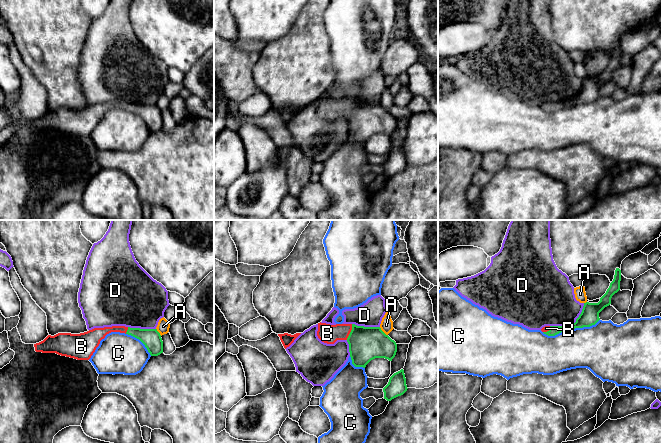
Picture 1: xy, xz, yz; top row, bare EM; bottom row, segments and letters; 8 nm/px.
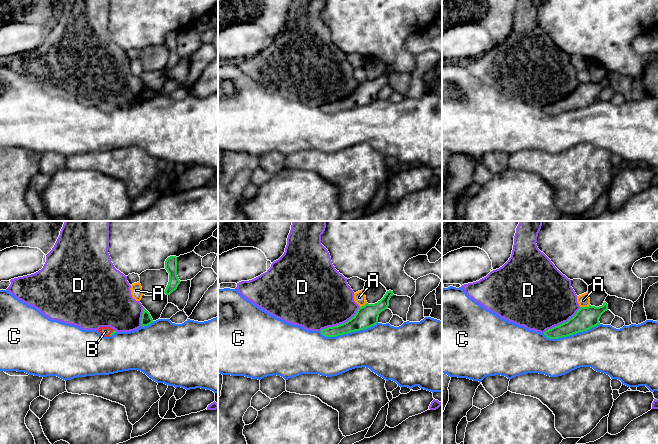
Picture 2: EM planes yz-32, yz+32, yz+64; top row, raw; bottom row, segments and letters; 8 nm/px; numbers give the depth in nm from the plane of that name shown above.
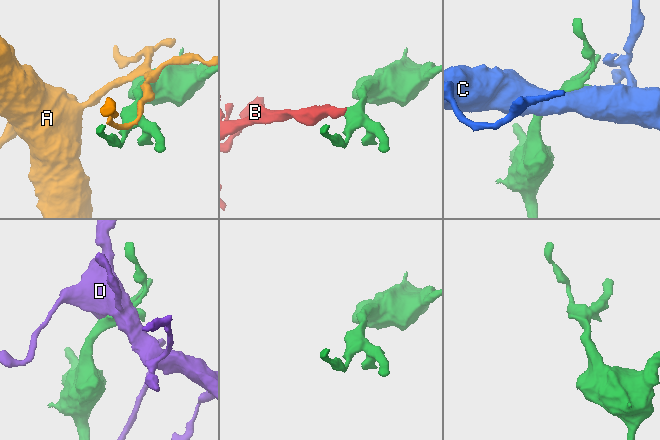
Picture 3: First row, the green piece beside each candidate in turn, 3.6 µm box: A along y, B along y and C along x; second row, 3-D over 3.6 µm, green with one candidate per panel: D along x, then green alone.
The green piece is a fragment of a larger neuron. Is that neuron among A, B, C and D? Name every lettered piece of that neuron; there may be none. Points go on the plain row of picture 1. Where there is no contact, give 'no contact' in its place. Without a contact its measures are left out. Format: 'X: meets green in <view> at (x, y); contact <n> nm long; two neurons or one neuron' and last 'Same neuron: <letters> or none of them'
A: meets green in xz at (382, 107); contact 100 nm long; two neurons
B: meets green in xz at (350, 108); contact 140 nm long; one neuron
C: meets green in yz at (570, 105); contact 480 nm long; two neurons
D: meets green in yz at (571, 100); contact 340 nm long; two neurons
Same neuron: B

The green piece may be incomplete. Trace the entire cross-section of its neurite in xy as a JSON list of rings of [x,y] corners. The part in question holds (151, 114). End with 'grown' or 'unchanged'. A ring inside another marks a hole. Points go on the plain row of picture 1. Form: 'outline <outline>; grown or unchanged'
outline [[[125,102],[94,104],[84,109],[58,109],[48,111],[43,117],[34,120],[36,128],[56,129],[77,136],[89,136],[100,117],[111,108],[120,108],[139,115],[151,132],[163,129],[163,117],[157,105],[140,105]]]; grown

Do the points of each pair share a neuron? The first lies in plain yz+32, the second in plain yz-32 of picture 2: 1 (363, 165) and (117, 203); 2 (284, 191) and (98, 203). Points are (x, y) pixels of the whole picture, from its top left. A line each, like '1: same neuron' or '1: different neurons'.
1: different neurons
2: same neuron

